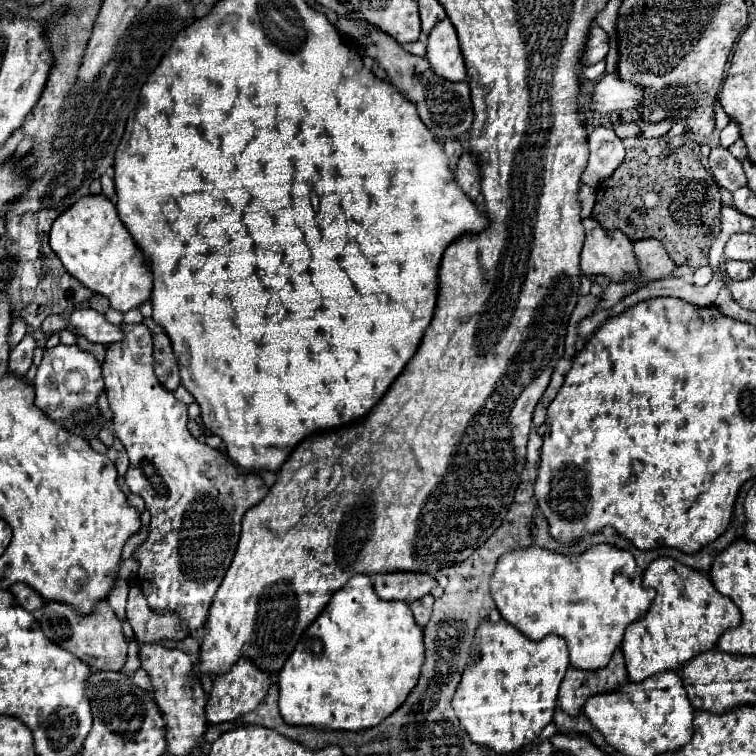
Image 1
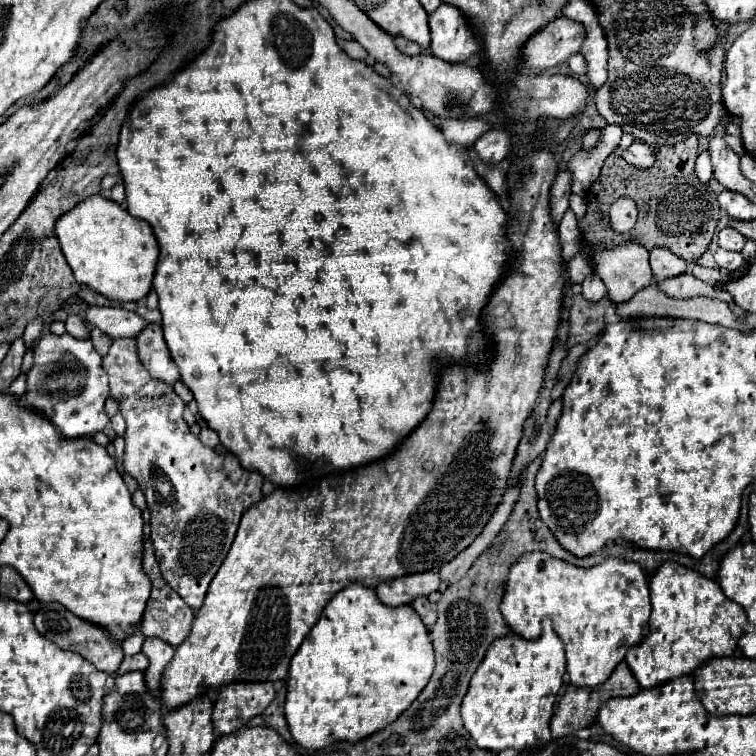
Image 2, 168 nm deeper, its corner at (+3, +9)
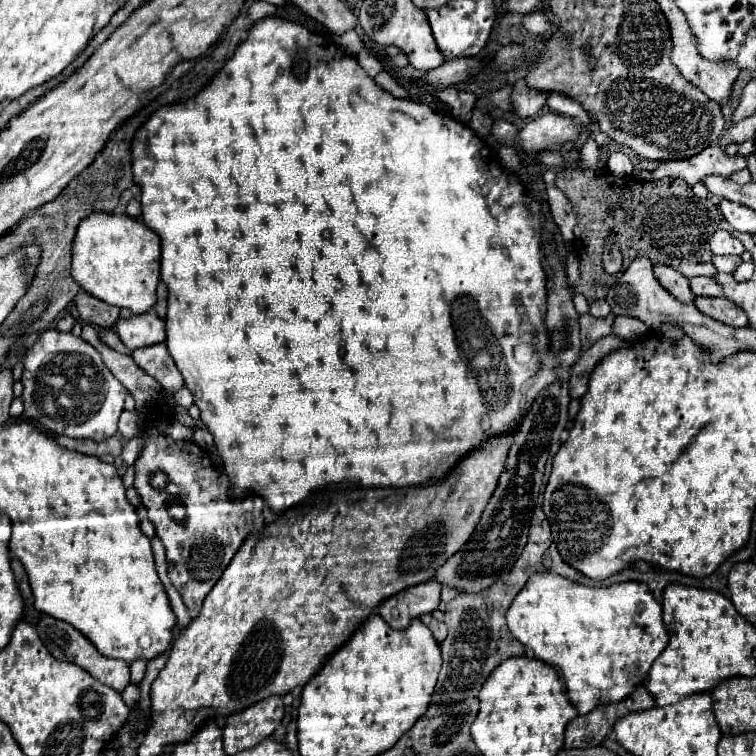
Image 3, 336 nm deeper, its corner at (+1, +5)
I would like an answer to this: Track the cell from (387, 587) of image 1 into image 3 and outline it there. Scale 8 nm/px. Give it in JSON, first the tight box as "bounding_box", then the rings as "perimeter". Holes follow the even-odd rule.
{"bounding_box":[377,580,441,630],"perimeter":[[[429,580],[419,586],[411,586],[409,590],[399,592],[397,596],[387,598],[377,608],[377,614],[393,630],[405,630],[413,618],[419,618],[421,614],[429,614],[439,608],[439,594],[441,594],[439,582]]]}

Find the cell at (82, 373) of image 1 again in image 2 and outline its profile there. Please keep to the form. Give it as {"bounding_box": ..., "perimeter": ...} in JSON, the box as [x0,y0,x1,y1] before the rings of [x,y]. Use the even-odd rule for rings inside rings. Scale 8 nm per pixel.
{"bounding_box":[25,334,109,438],"perimeter":[[[69,334],[43,336],[35,346],[35,364],[27,372],[27,392],[25,404],[31,410],[41,412],[65,438],[81,438],[101,432],[109,418],[103,410],[103,404],[109,396],[109,382],[107,374],[101,366],[101,356],[95,352],[91,340],[77,340]],[[65,358],[71,358],[71,364],[83,368],[85,384],[77,392],[67,392],[65,388]]]}

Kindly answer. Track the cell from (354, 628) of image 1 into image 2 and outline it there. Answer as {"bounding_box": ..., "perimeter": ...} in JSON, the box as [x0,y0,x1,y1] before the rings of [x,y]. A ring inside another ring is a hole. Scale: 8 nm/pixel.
{"bounding_box":[285,584,435,750],"perimeter":[[[351,584],[345,590],[337,592],[331,602],[325,606],[321,618],[317,620],[317,624],[311,628],[311,632],[305,636],[303,644],[299,646],[299,650],[295,652],[291,666],[289,666],[289,678],[287,678],[287,696],[285,696],[285,718],[291,730],[291,736],[297,744],[301,744],[307,750],[315,750],[315,748],[325,748],[329,744],[333,744],[335,740],[349,740],[349,742],[357,742],[363,740],[367,736],[371,736],[373,732],[385,728],[389,722],[393,722],[403,710],[407,710],[407,706],[419,696],[419,692],[427,686],[431,674],[435,668],[435,658],[433,658],[433,646],[429,640],[429,632],[425,628],[425,624],[421,622],[421,618],[417,616],[417,612],[411,606],[385,606],[377,594],[375,588],[367,588],[363,584]]]}

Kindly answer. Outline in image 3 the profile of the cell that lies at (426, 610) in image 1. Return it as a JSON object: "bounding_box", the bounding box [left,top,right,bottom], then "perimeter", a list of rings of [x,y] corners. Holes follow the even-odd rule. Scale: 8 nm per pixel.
{"bounding_box":[421,614,447,642],"perimeter":[[[427,614],[427,616],[421,616],[421,620],[427,624],[427,628],[433,632],[433,636],[435,636],[435,640],[437,642],[443,642],[443,638],[447,636],[447,626],[445,626],[445,622],[439,622],[439,620],[435,620],[431,614]]]}

